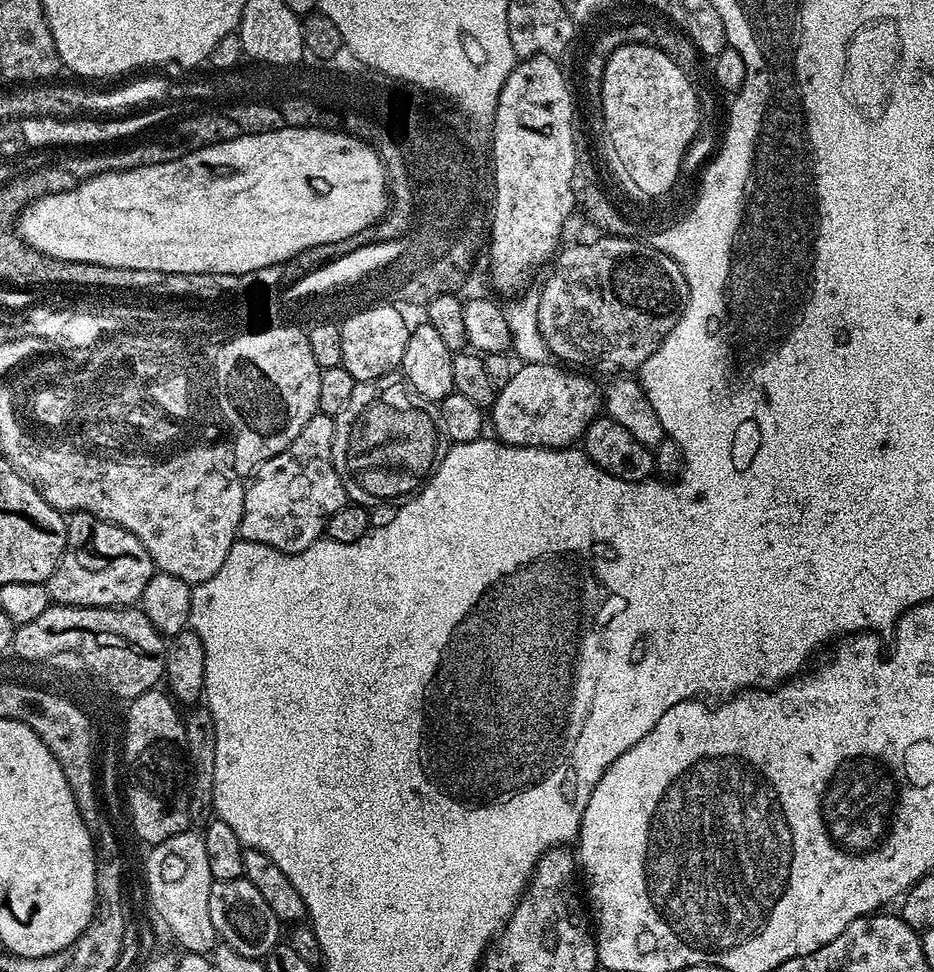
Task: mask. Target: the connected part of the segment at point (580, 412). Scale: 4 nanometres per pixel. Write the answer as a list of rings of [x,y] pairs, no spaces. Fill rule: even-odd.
[[[556,362],[521,363],[513,371],[510,382],[498,389],[490,409],[490,428],[496,431],[493,432],[495,439],[517,444],[519,448],[575,445],[601,411],[602,392],[596,389],[594,381],[584,376],[571,376],[567,371],[571,372]]]

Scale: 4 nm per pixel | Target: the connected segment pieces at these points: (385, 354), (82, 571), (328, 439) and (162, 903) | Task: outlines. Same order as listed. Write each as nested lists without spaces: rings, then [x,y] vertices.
[[[374,304],[339,321],[342,336],[341,365],[350,370],[357,382],[393,375],[403,365],[410,324],[404,321],[400,312],[403,311],[391,304]]]
[[[73,512],[67,517],[68,537],[62,558],[46,582],[53,601],[75,608],[118,608],[137,603],[150,582],[154,565],[146,546],[109,520],[89,512]]]
[[[317,411],[282,454],[274,454],[274,458],[256,467],[244,484],[239,539],[290,553],[306,550],[325,535],[330,514],[342,510],[342,506],[349,503],[342,478],[338,478],[338,470],[334,470],[332,447],[335,429],[335,419]]]
[[[189,828],[166,842],[153,845],[148,852],[144,872],[150,904],[159,916],[157,919],[169,928],[171,939],[175,939],[185,953],[209,955],[220,939],[210,917],[210,890],[214,881],[203,835]]]

